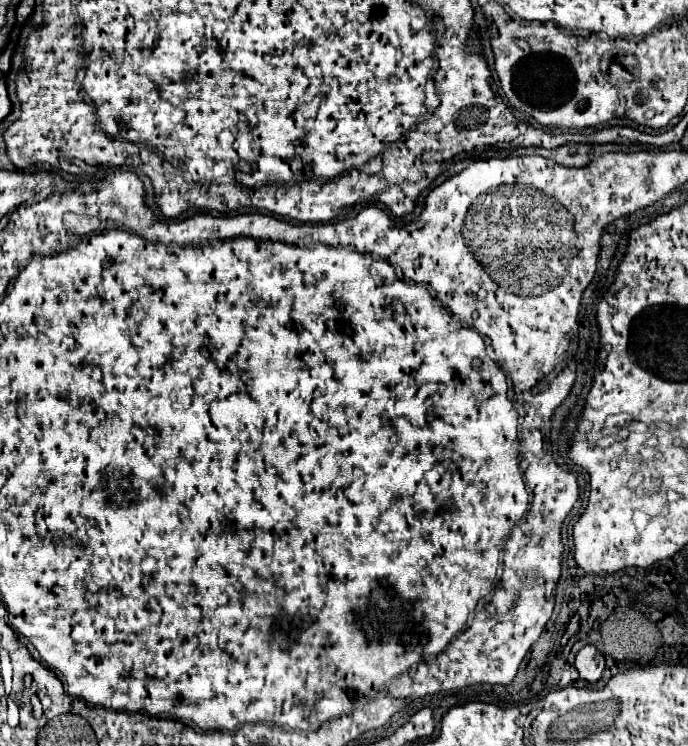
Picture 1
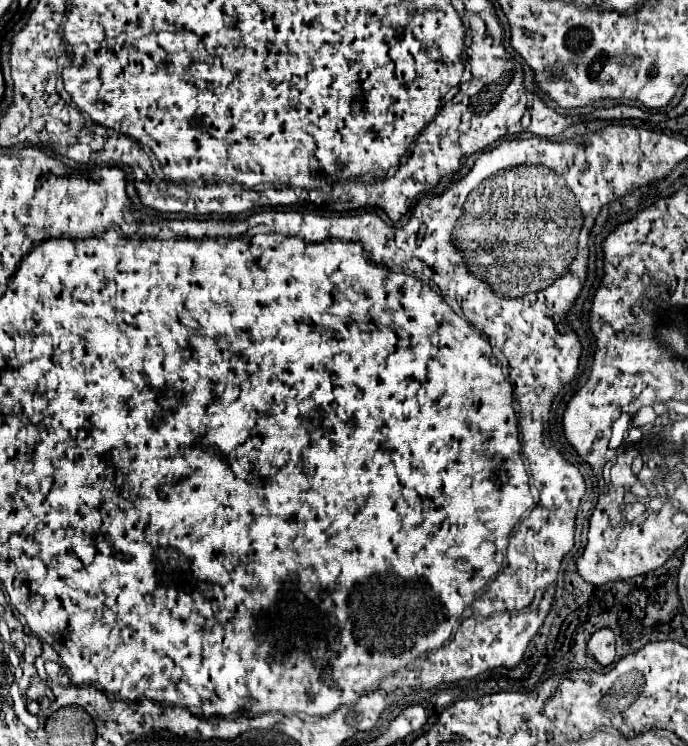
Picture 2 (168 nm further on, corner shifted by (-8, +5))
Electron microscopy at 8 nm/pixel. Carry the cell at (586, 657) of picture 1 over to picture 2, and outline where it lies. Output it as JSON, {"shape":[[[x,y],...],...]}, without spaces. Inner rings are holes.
{"shape":[[[600,629],[596,631],[590,641],[588,641],[588,649],[594,655],[594,659],[602,665],[608,667],[614,663],[616,651],[614,651],[614,633],[610,629]]]}

